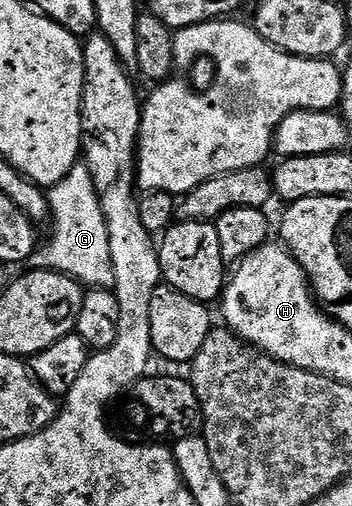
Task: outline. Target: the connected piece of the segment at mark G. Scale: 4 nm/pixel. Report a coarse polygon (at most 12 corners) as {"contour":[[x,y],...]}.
{"contour":[[89,166],[48,188],[55,223],[22,270],[112,289],[110,236]]}

